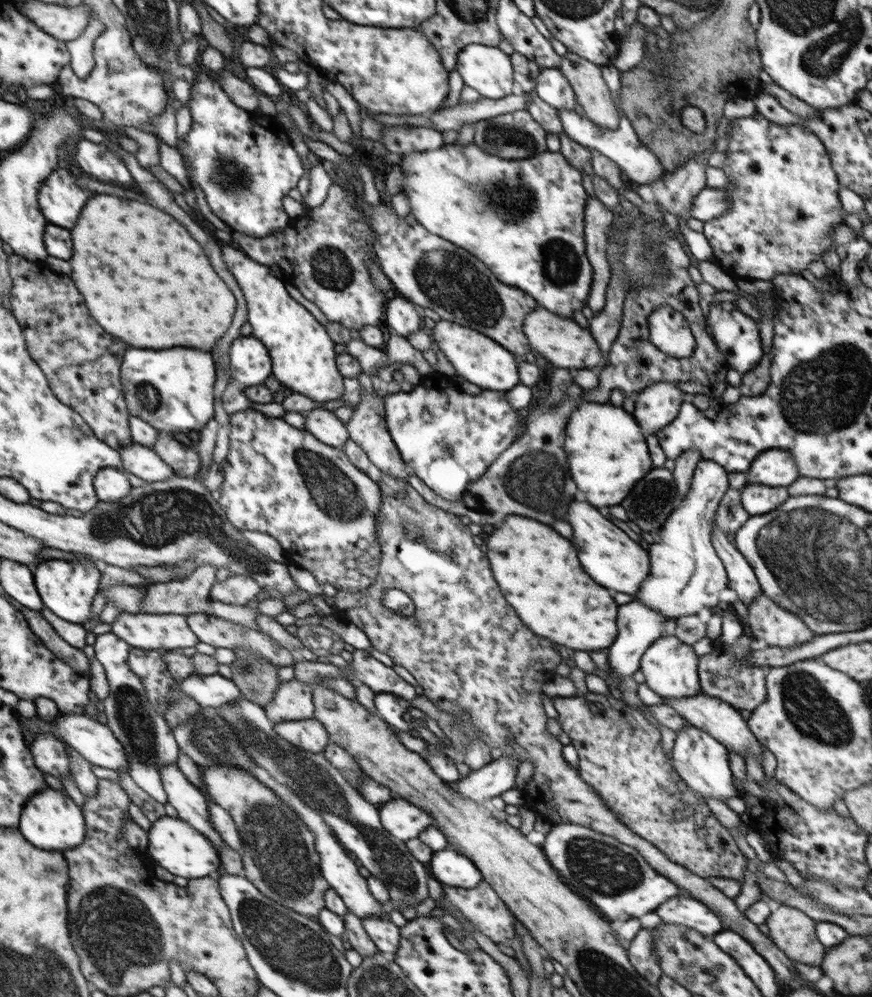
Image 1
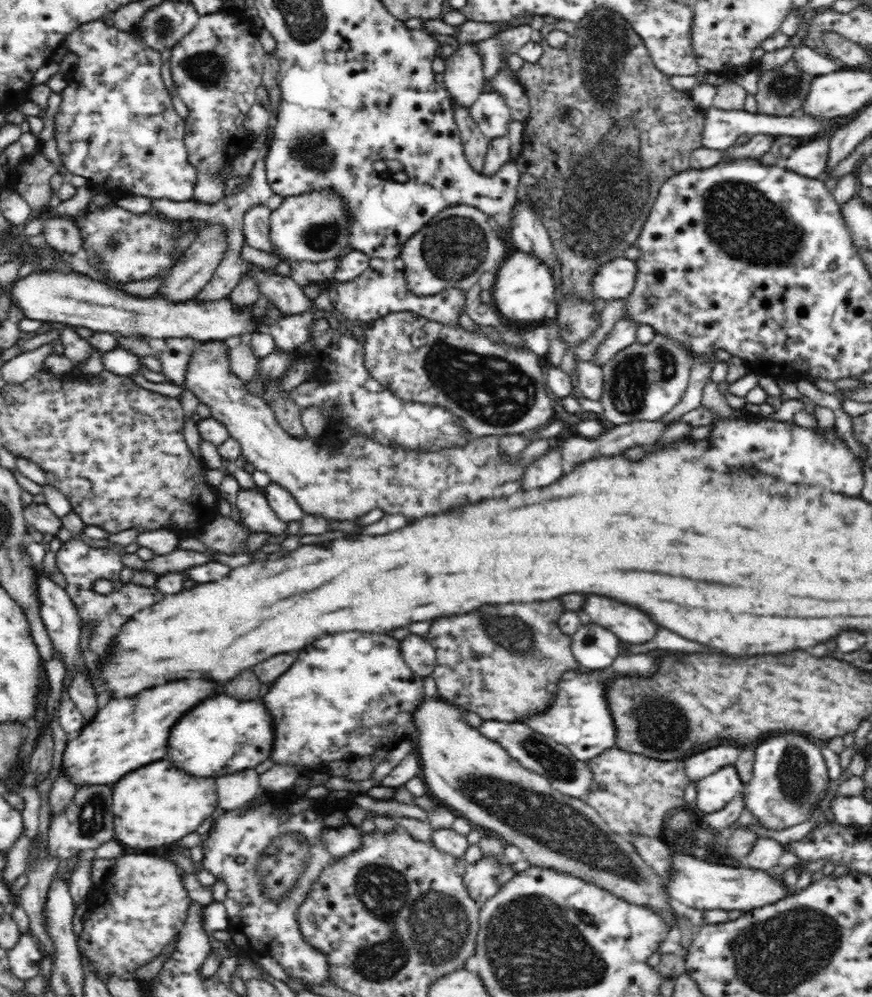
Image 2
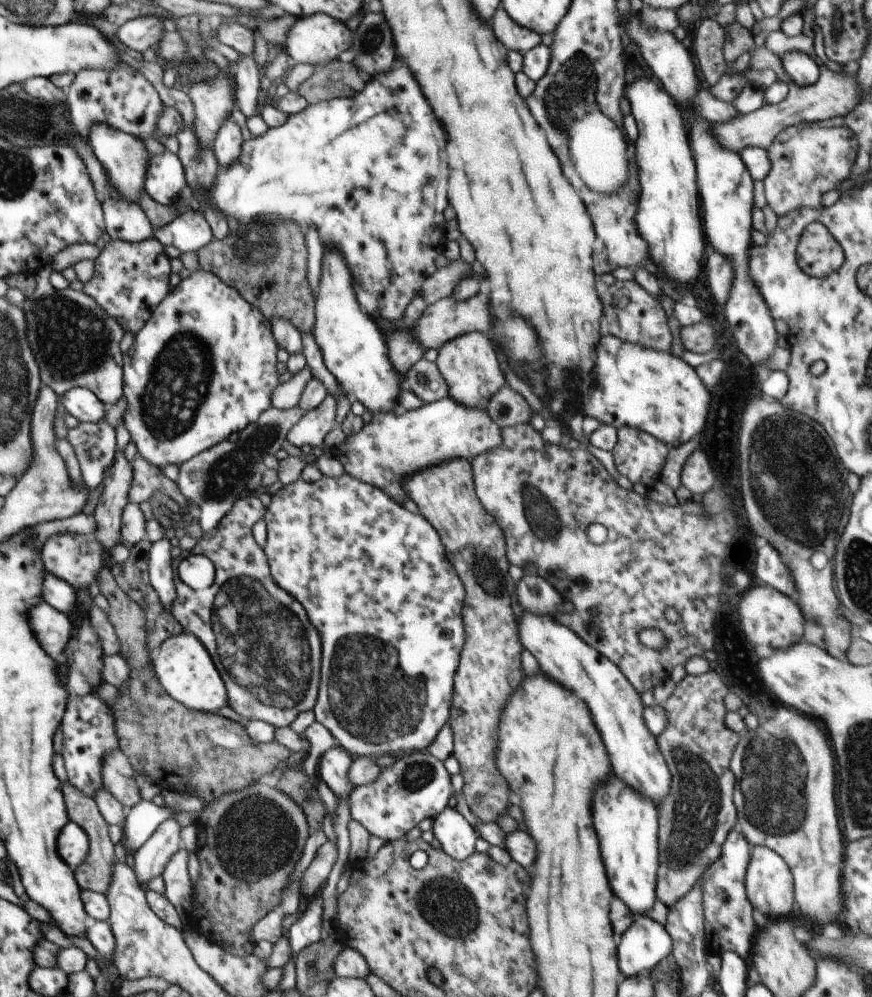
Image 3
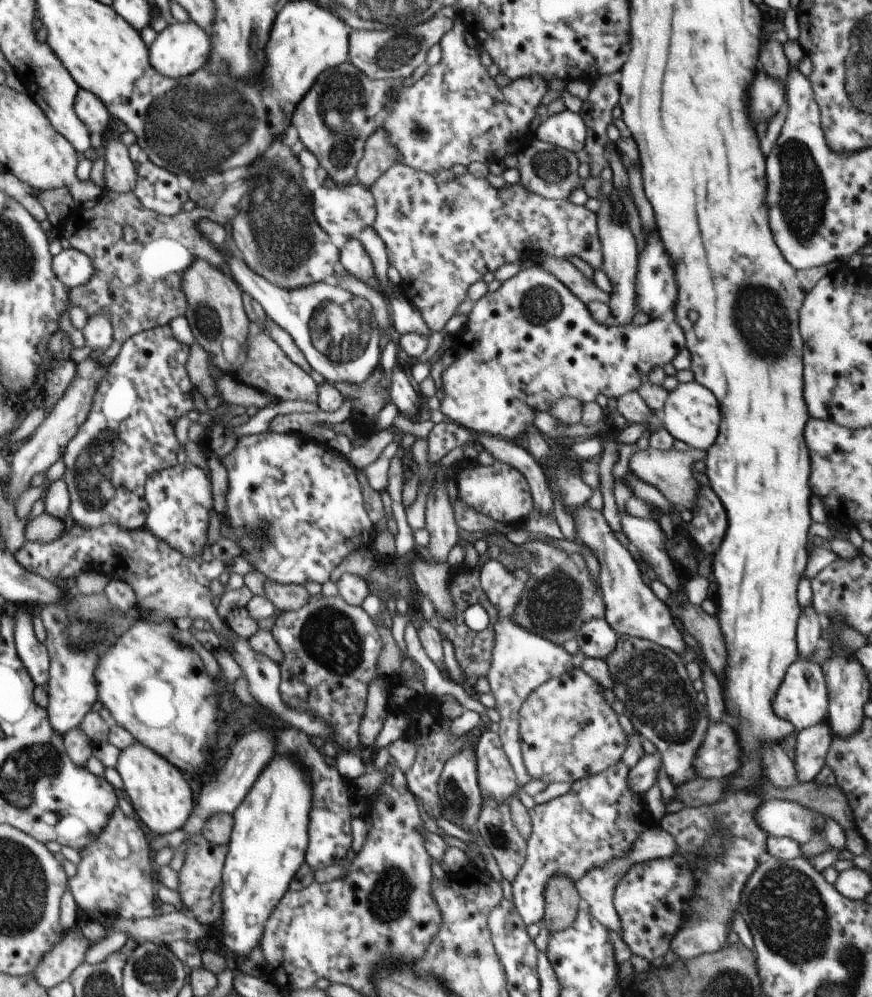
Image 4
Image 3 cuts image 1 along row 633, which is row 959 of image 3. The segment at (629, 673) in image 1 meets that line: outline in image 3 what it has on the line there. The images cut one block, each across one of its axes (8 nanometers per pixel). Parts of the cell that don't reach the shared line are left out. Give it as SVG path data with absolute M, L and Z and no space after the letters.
M634 916L633 924L624 932L618 944L618 965L622 975L634 977L654 970L654 968L673 952L673 941L665 926L647 916Z

